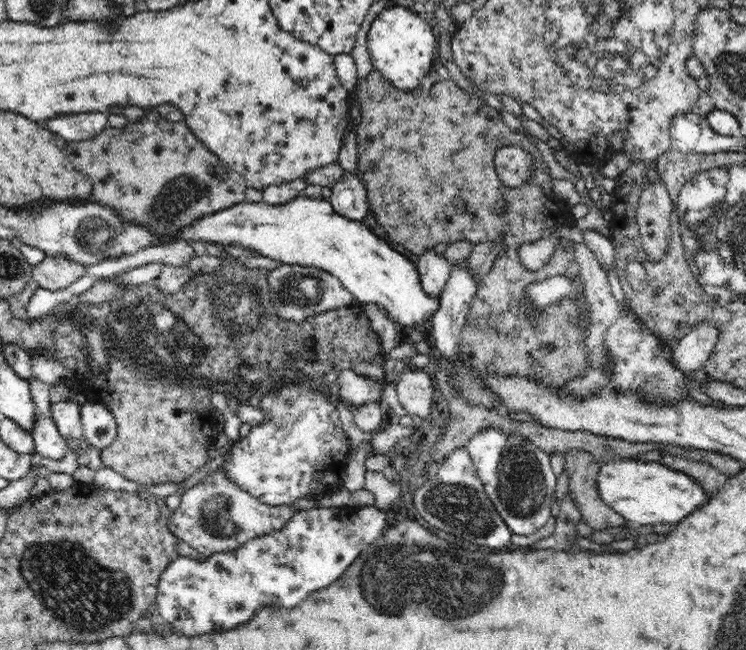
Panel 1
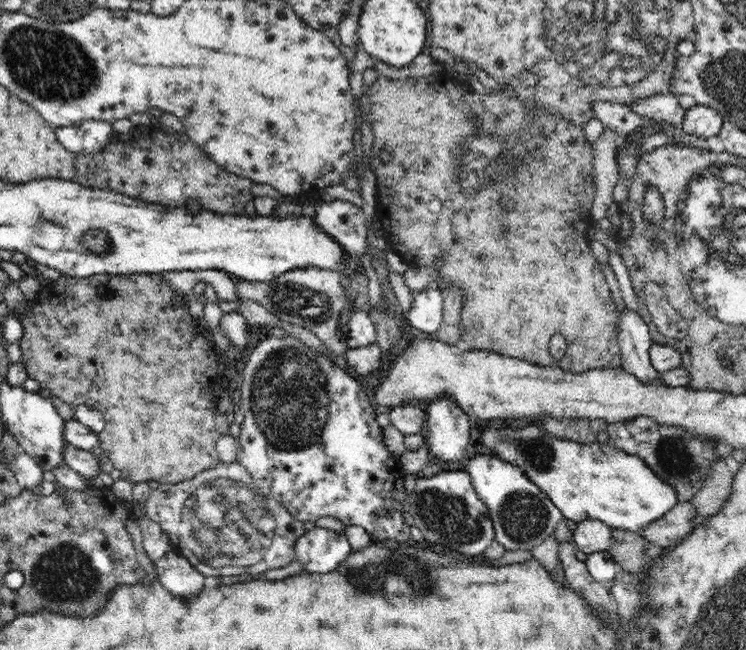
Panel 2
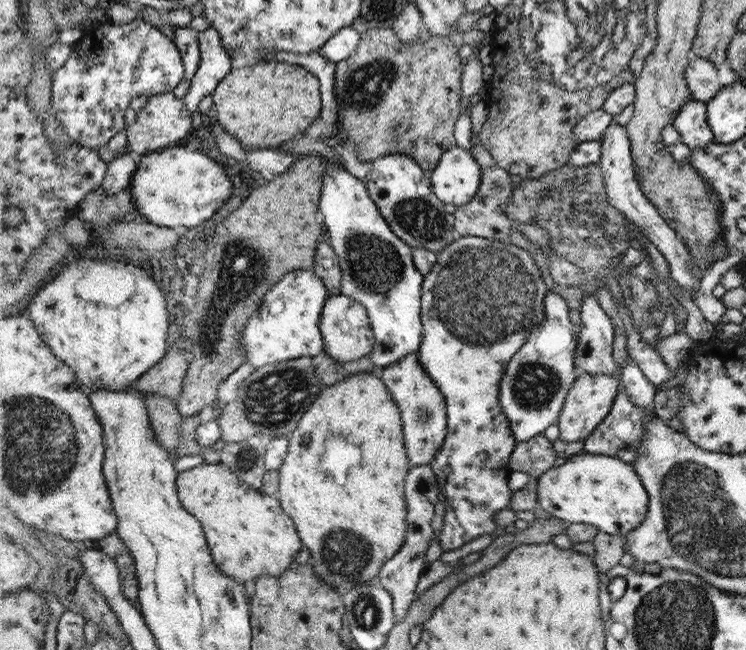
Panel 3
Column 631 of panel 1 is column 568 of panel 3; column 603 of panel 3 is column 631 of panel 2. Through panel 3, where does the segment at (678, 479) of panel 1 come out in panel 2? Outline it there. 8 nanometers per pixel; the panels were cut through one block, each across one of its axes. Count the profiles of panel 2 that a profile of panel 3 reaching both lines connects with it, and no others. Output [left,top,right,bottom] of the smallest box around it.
[480,422,678,532]

